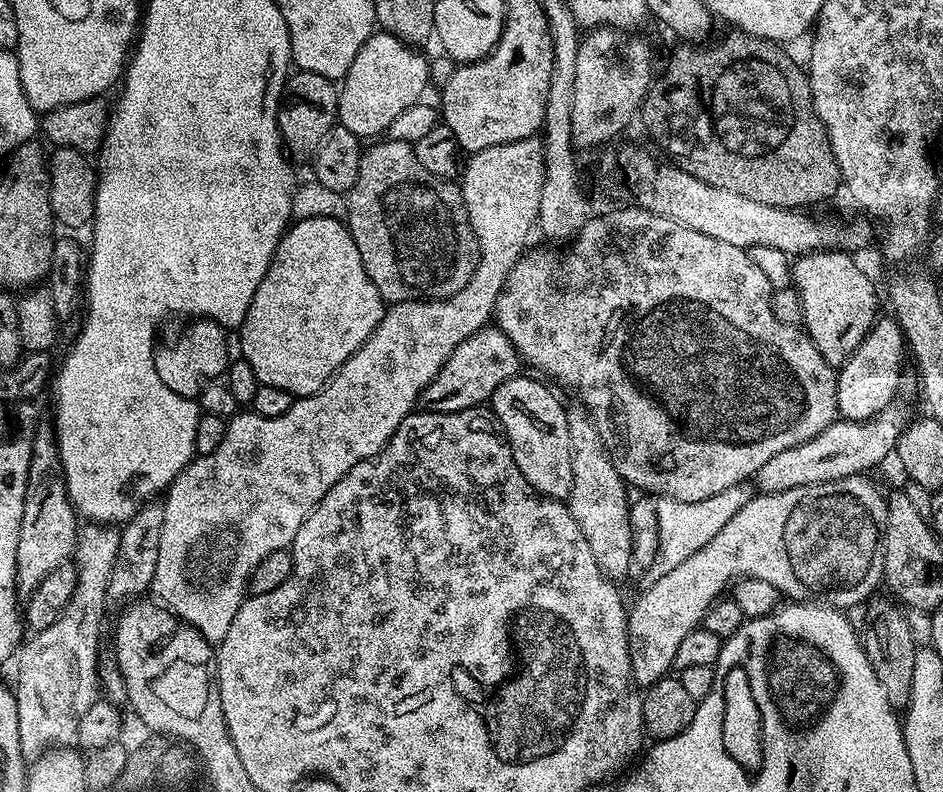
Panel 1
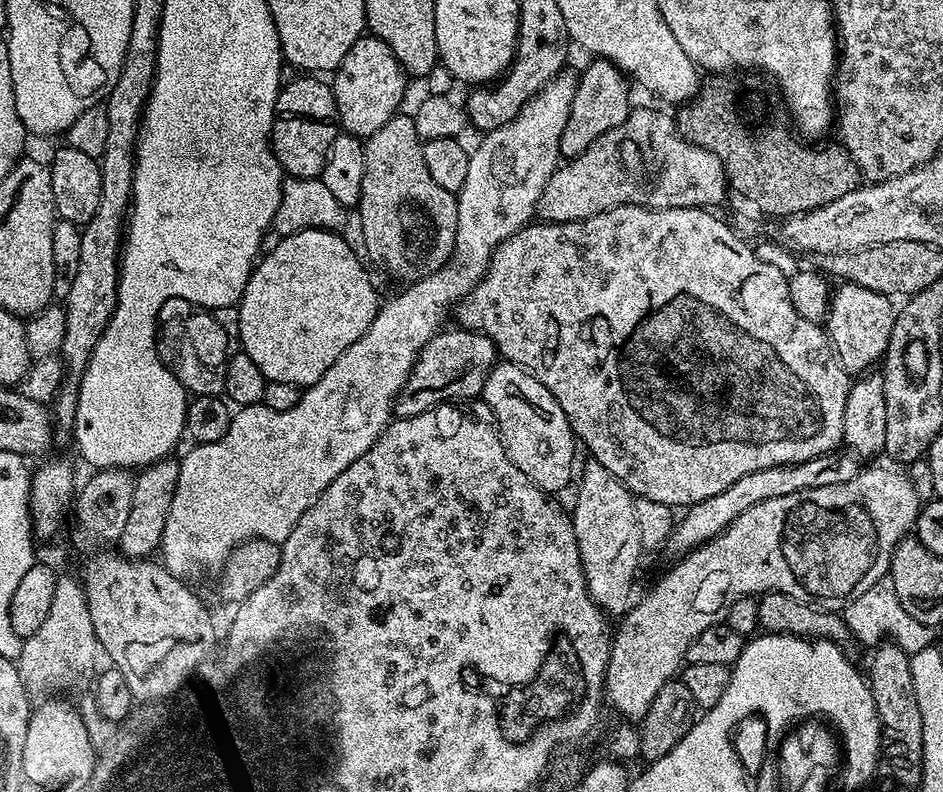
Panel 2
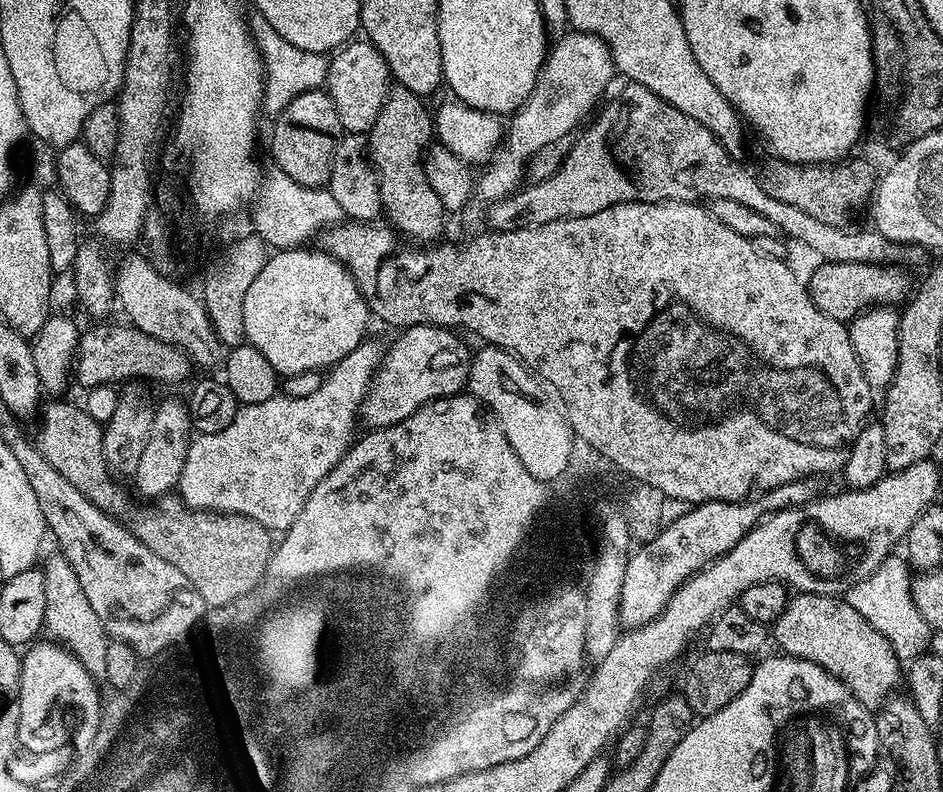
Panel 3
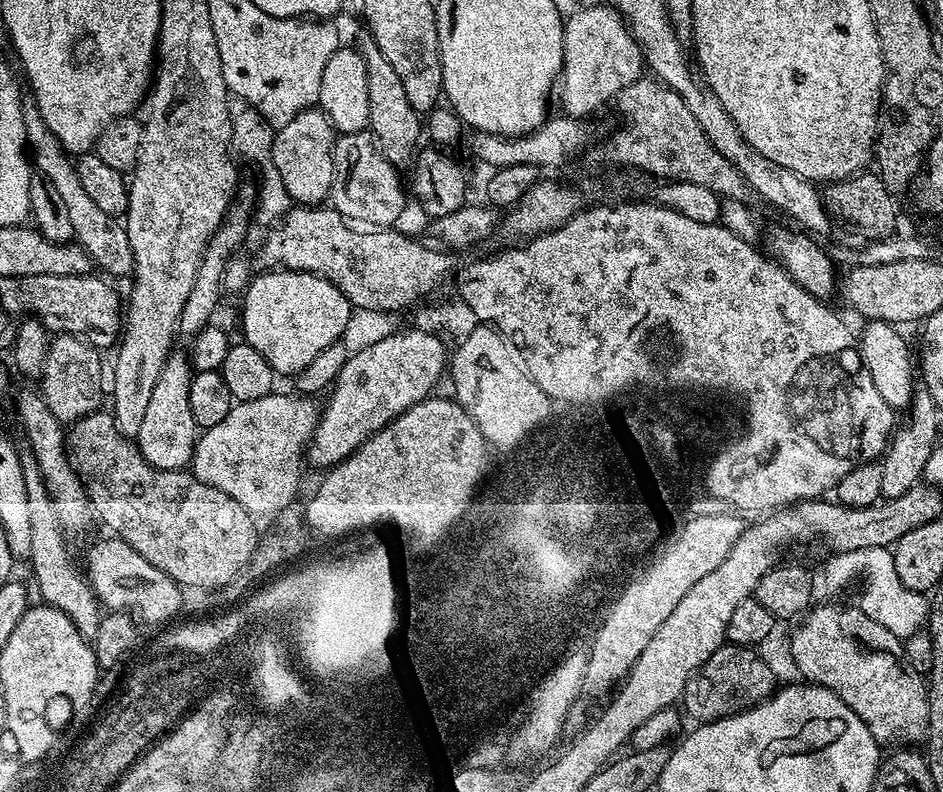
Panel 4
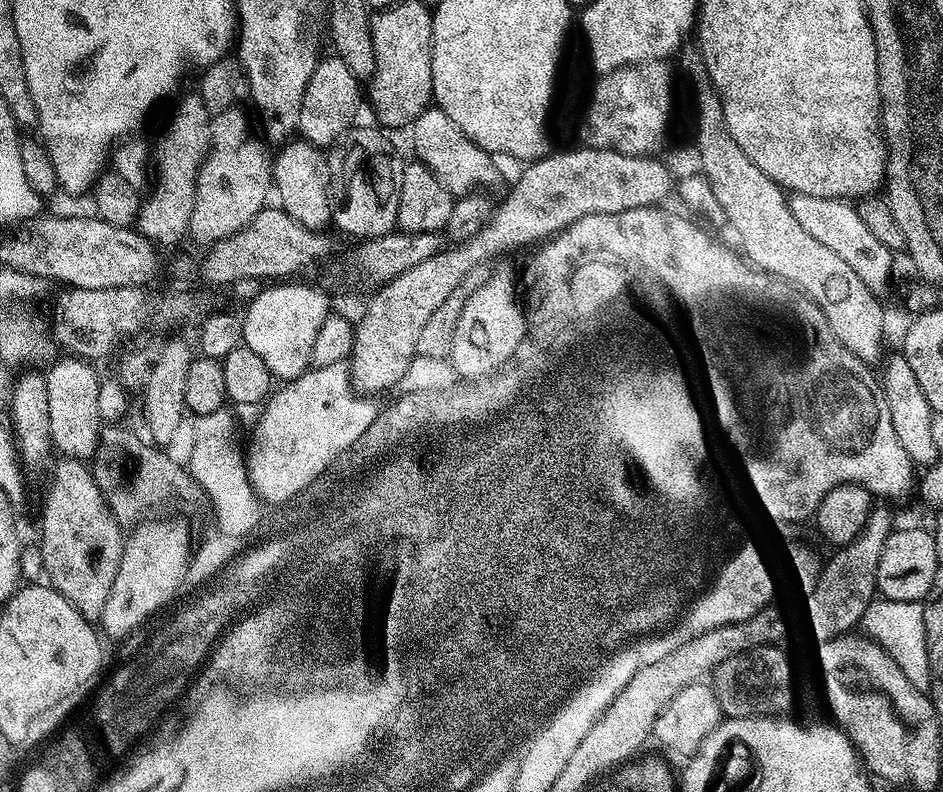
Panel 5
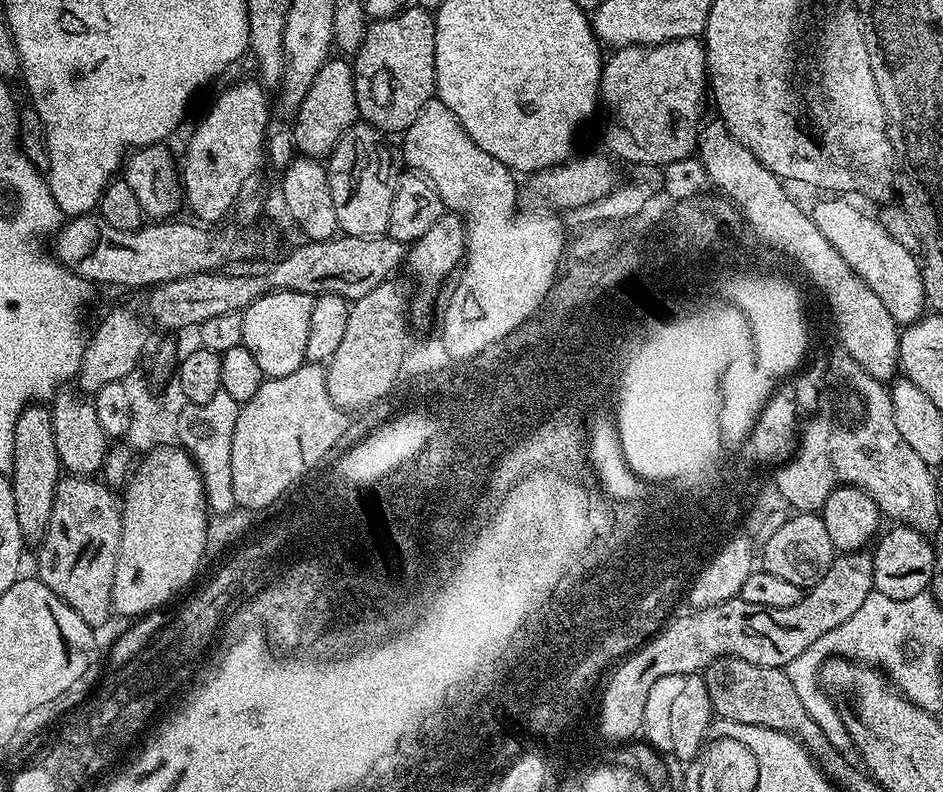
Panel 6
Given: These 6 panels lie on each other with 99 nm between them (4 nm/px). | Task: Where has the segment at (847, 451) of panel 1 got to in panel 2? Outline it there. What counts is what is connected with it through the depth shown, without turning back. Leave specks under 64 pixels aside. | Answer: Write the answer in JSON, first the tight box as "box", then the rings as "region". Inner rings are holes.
{"box":[666,450,858,554],"region":[[[837,450],[822,454],[818,458],[810,458],[806,462],[772,466],[766,470],[754,470],[754,474],[746,474],[746,478],[738,478],[738,482],[722,490],[722,494],[691,505],[685,511],[688,513],[681,520],[679,517],[675,521],[666,543],[667,551],[687,554],[693,548],[699,548],[700,545],[708,543],[709,540],[719,536],[724,529],[729,528],[734,518],[738,518],[738,514],[746,514],[746,510],[764,499],[783,498],[796,491],[805,491],[807,488],[833,486],[840,482],[847,482],[856,475],[858,471],[856,464],[858,464],[857,457],[847,451]]]}

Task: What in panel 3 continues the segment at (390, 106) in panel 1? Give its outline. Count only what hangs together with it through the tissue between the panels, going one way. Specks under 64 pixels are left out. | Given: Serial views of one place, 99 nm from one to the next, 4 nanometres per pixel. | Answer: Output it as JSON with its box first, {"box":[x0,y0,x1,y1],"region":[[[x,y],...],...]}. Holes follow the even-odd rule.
{"box":[326,38,390,134],"region":[[[356,38],[337,48],[328,60],[326,91],[338,110],[338,122],[341,129],[348,134],[367,134],[378,122],[382,102],[390,87],[390,73],[382,54],[367,39]]]}

